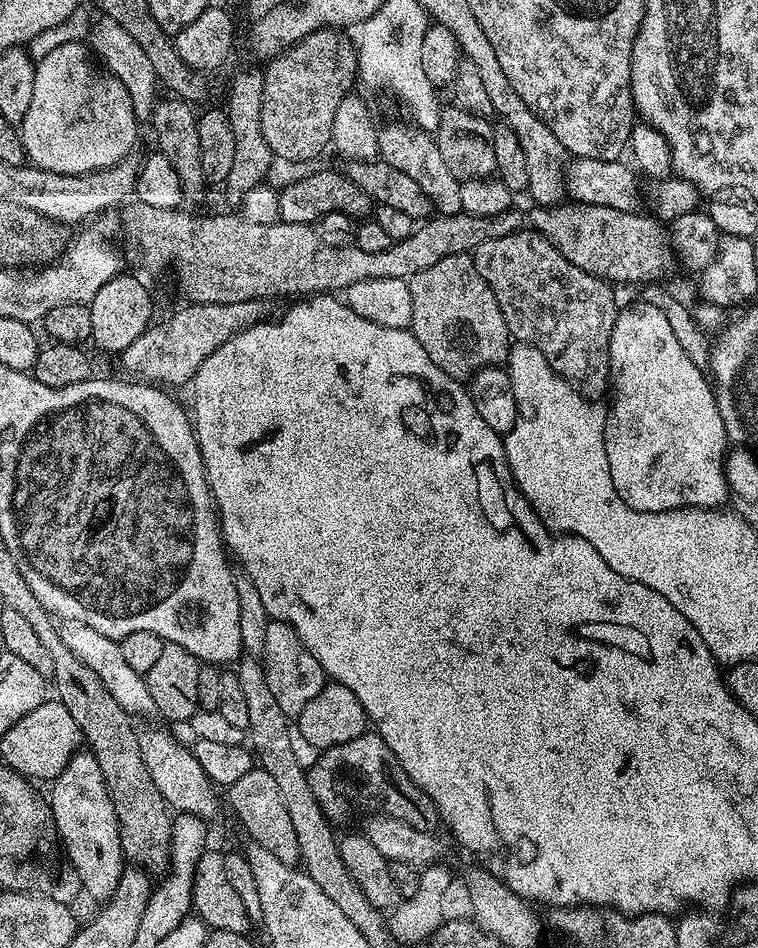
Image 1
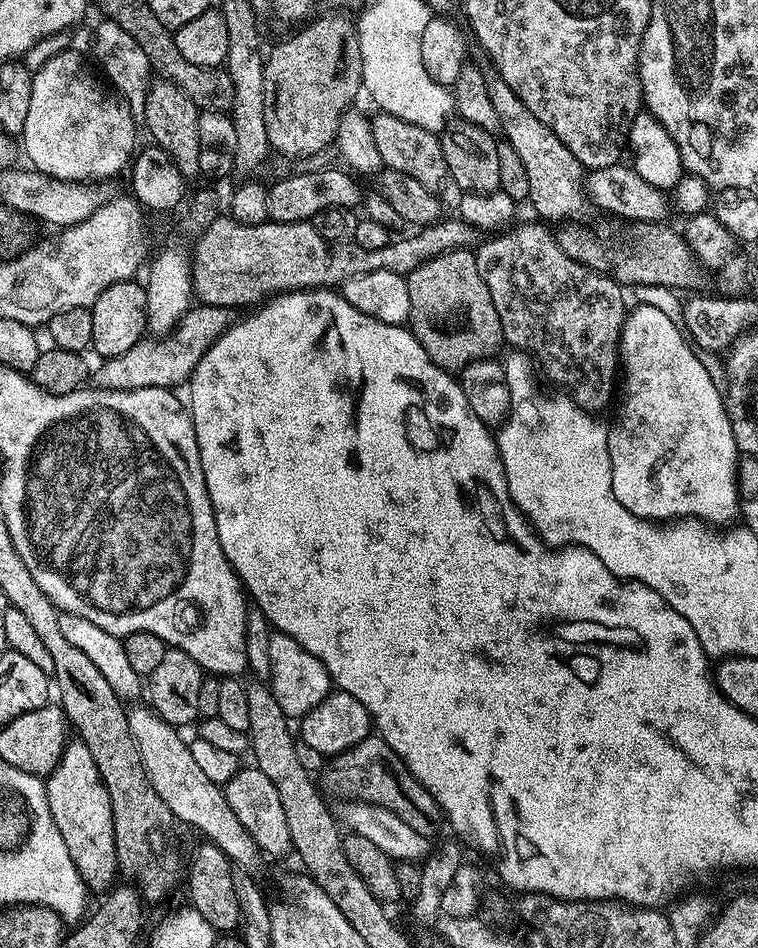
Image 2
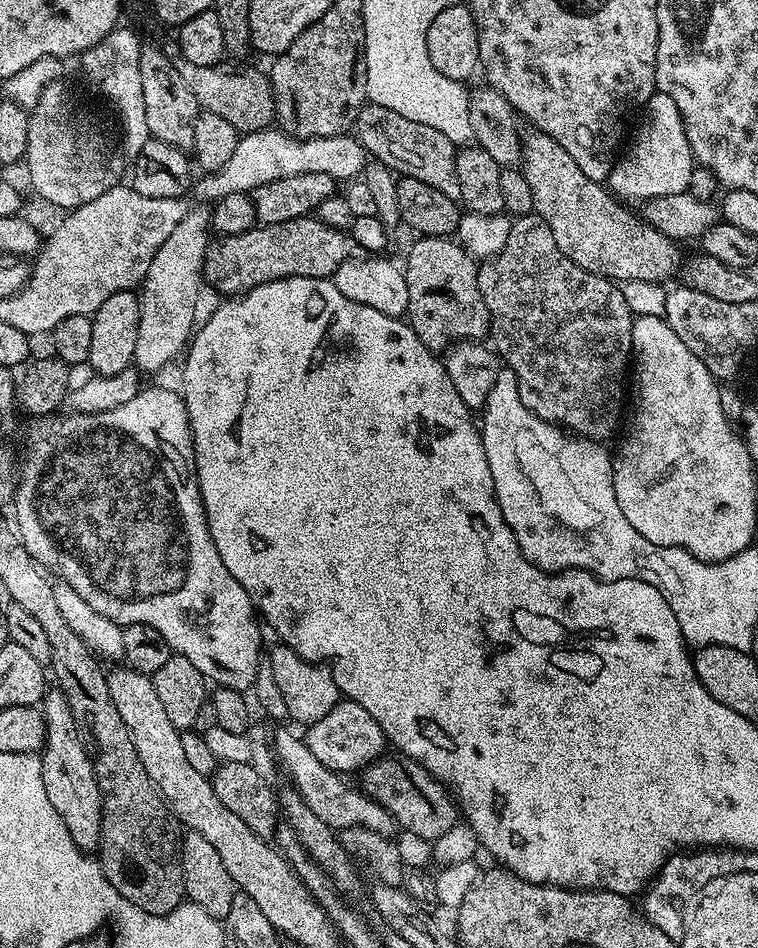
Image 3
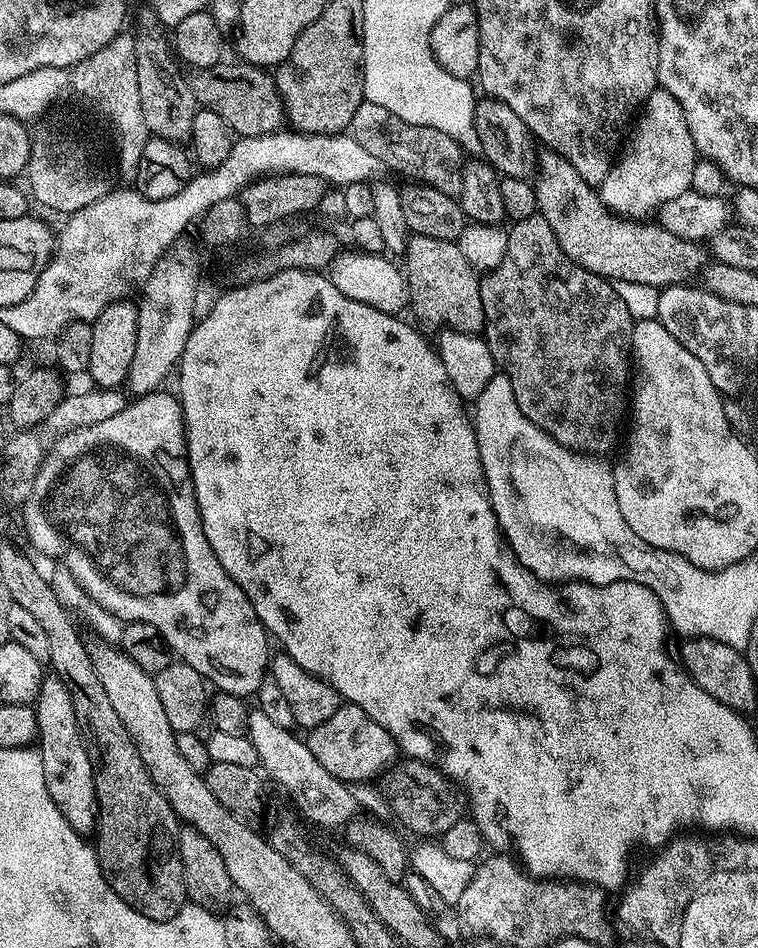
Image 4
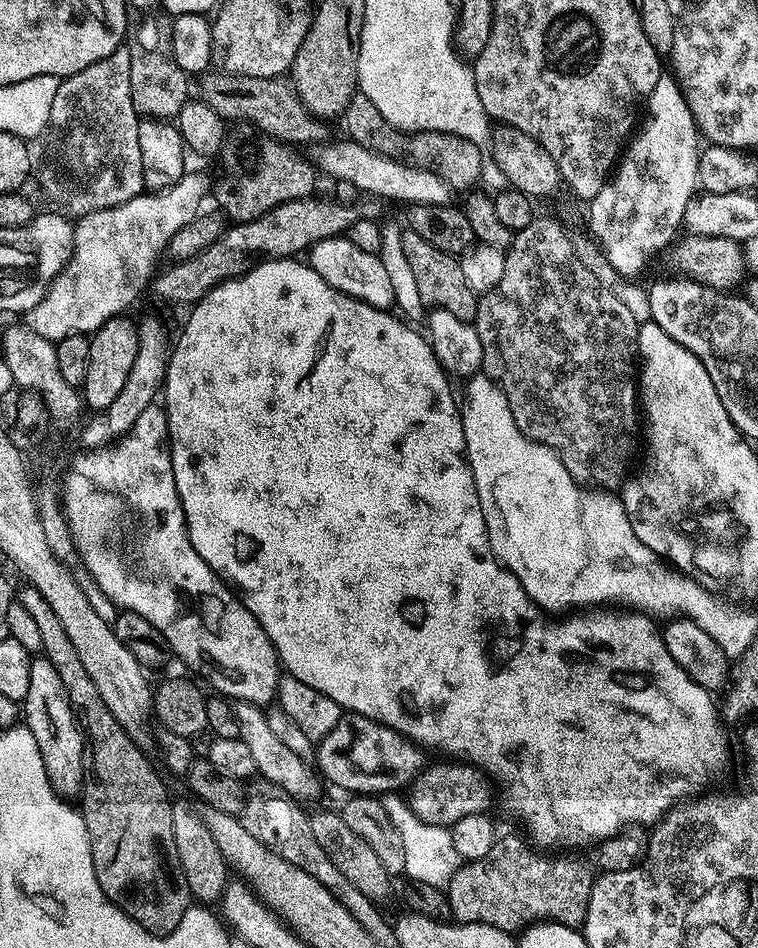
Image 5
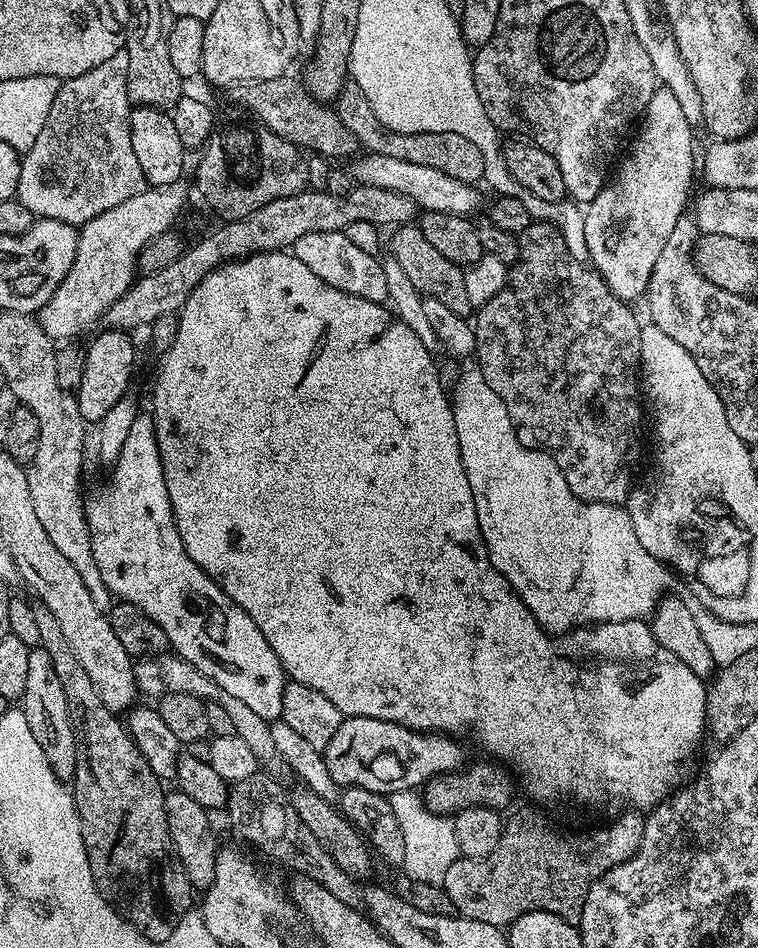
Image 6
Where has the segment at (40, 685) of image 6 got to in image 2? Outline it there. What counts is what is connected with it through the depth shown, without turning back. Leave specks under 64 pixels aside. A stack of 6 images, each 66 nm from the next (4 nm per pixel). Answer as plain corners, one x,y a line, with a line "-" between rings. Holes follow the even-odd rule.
72,738
64,745
64,752
54,766
54,770
44,780
46,802
50,806
50,818
54,818
54,826
58,826
58,834
62,834
62,842
66,842
66,850
70,850
70,862
78,870
89,889
107,889
117,879
116,847
114,846
114,818
110,806
110,794
106,794
106,786
98,774
98,766
94,766
94,758
90,758
87,744
79,738

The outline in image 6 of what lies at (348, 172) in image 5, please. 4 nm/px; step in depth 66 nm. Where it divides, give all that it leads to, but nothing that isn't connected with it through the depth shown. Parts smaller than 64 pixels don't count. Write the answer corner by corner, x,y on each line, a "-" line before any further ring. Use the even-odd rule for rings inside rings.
377,152
357,155
351,164
350,176
353,181
406,194
425,212
442,210
443,213
468,216
480,204
480,196
473,185
450,178
450,174
442,174
442,170
433,170
430,166
417,166
414,162
402,162
402,158
390,158

